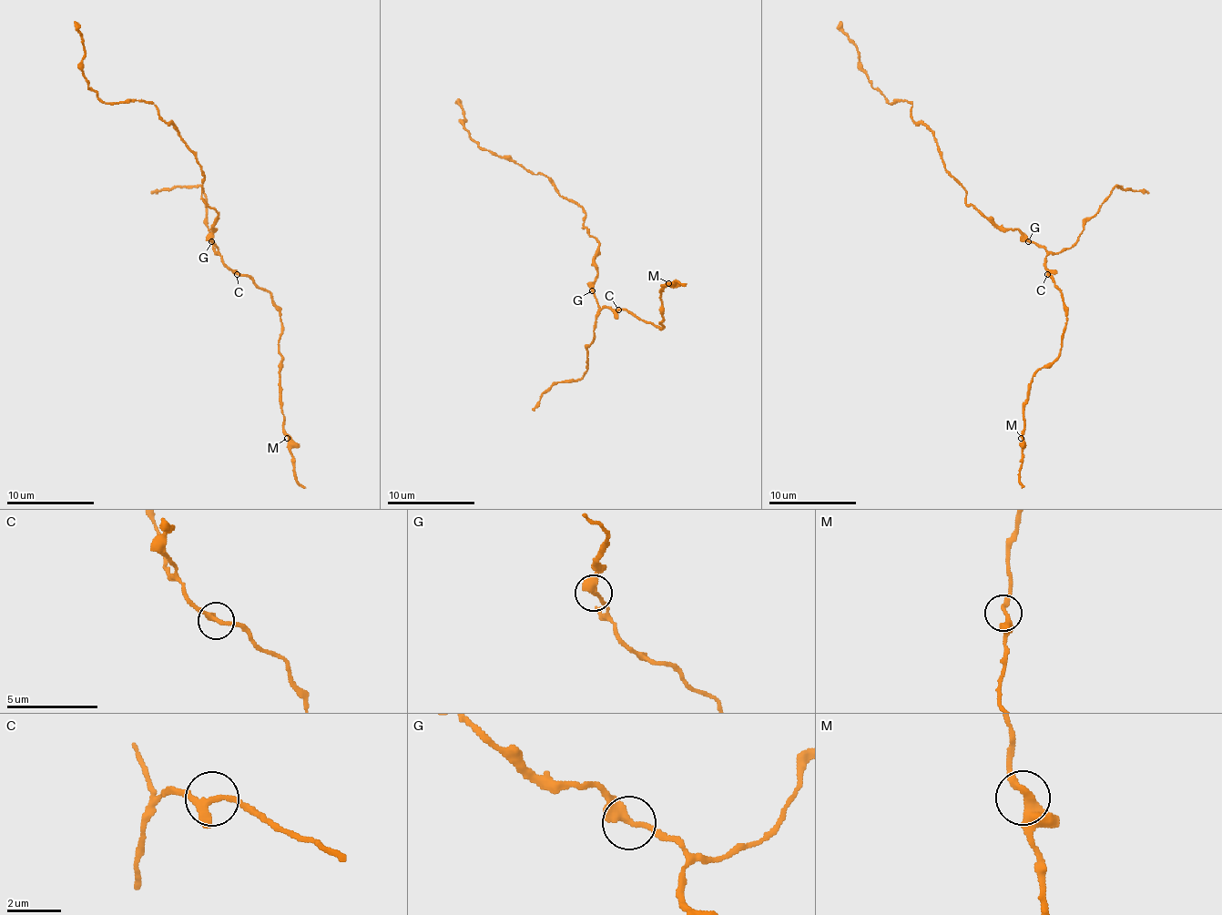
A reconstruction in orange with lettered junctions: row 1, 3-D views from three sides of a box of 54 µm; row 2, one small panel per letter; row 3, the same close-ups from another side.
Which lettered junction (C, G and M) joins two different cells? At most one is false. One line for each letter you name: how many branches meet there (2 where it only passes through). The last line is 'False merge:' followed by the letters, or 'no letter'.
False merge: no letter

